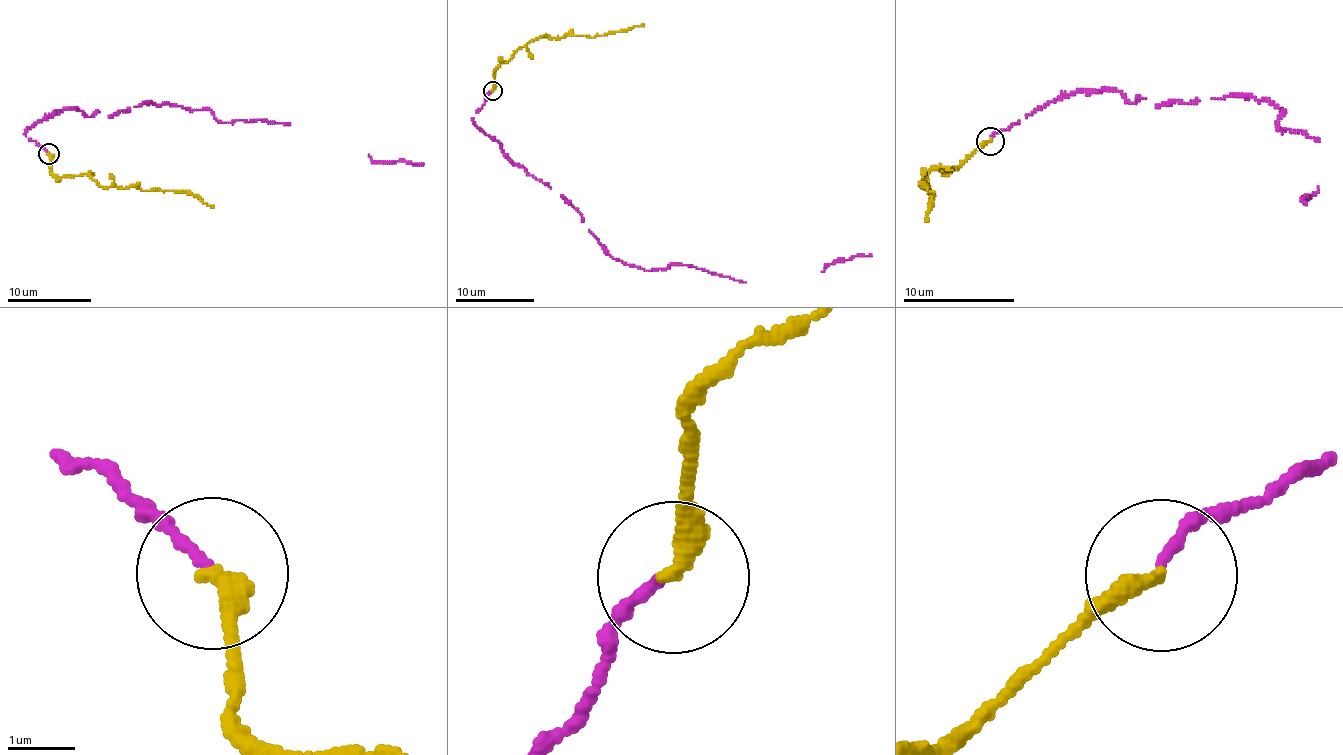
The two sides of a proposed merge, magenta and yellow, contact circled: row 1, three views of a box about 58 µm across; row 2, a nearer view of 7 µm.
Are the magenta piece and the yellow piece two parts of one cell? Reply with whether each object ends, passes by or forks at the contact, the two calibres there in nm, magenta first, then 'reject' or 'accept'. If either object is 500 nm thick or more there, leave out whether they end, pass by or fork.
magenta ends there; yellow ends there; 140 nm thick on the magenta side, 300 nm on the other; accept

